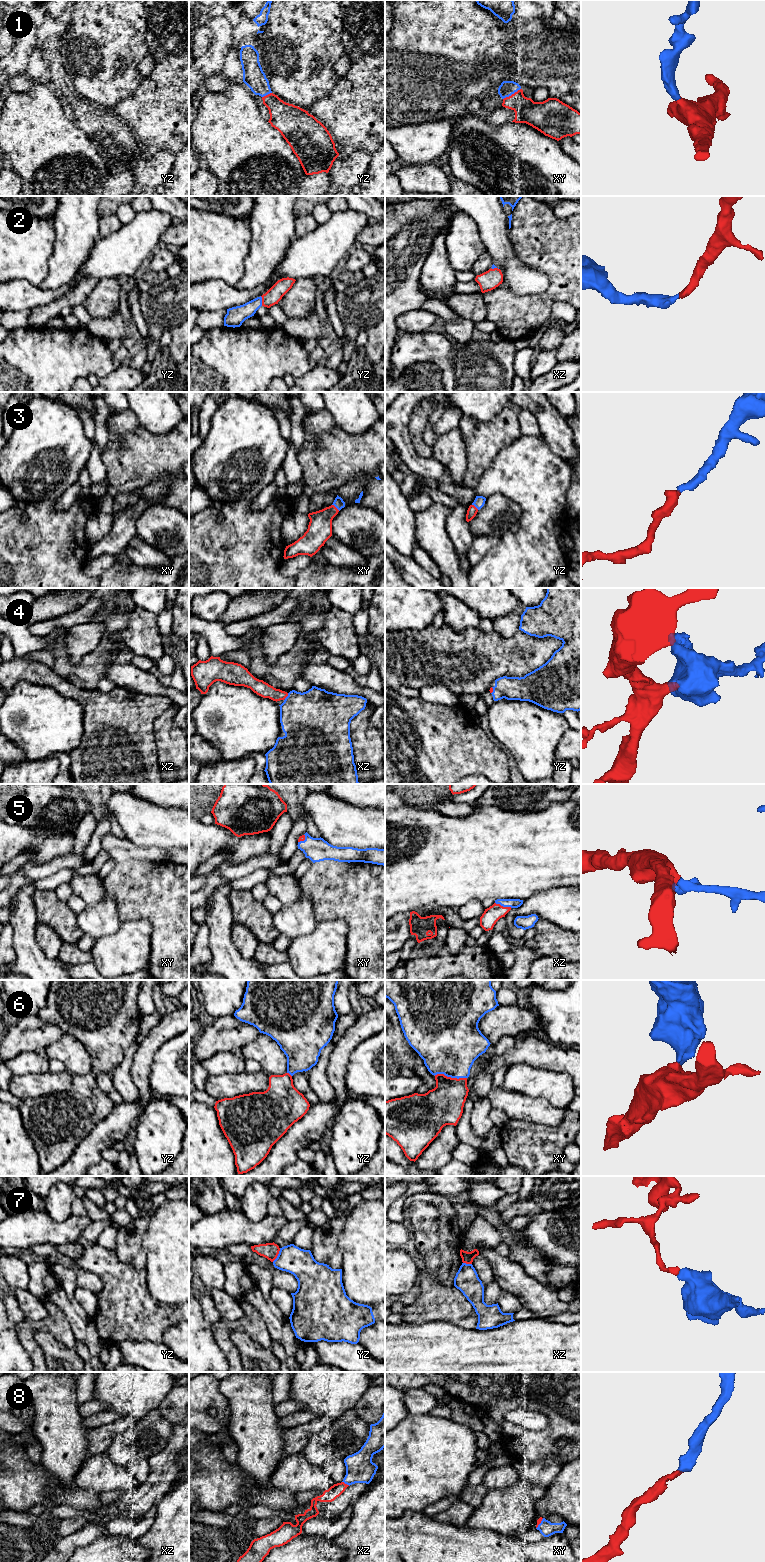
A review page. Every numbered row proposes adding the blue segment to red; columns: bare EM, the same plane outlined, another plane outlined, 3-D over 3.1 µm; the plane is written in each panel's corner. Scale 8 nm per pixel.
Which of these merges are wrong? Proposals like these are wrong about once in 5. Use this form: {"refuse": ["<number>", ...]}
{"refuse": ["7"]}

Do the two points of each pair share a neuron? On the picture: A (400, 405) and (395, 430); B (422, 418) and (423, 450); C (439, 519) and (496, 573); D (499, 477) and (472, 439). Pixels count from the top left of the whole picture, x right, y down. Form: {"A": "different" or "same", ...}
{"A": "same", "B": "same", "C": "different", "D": "different"}

